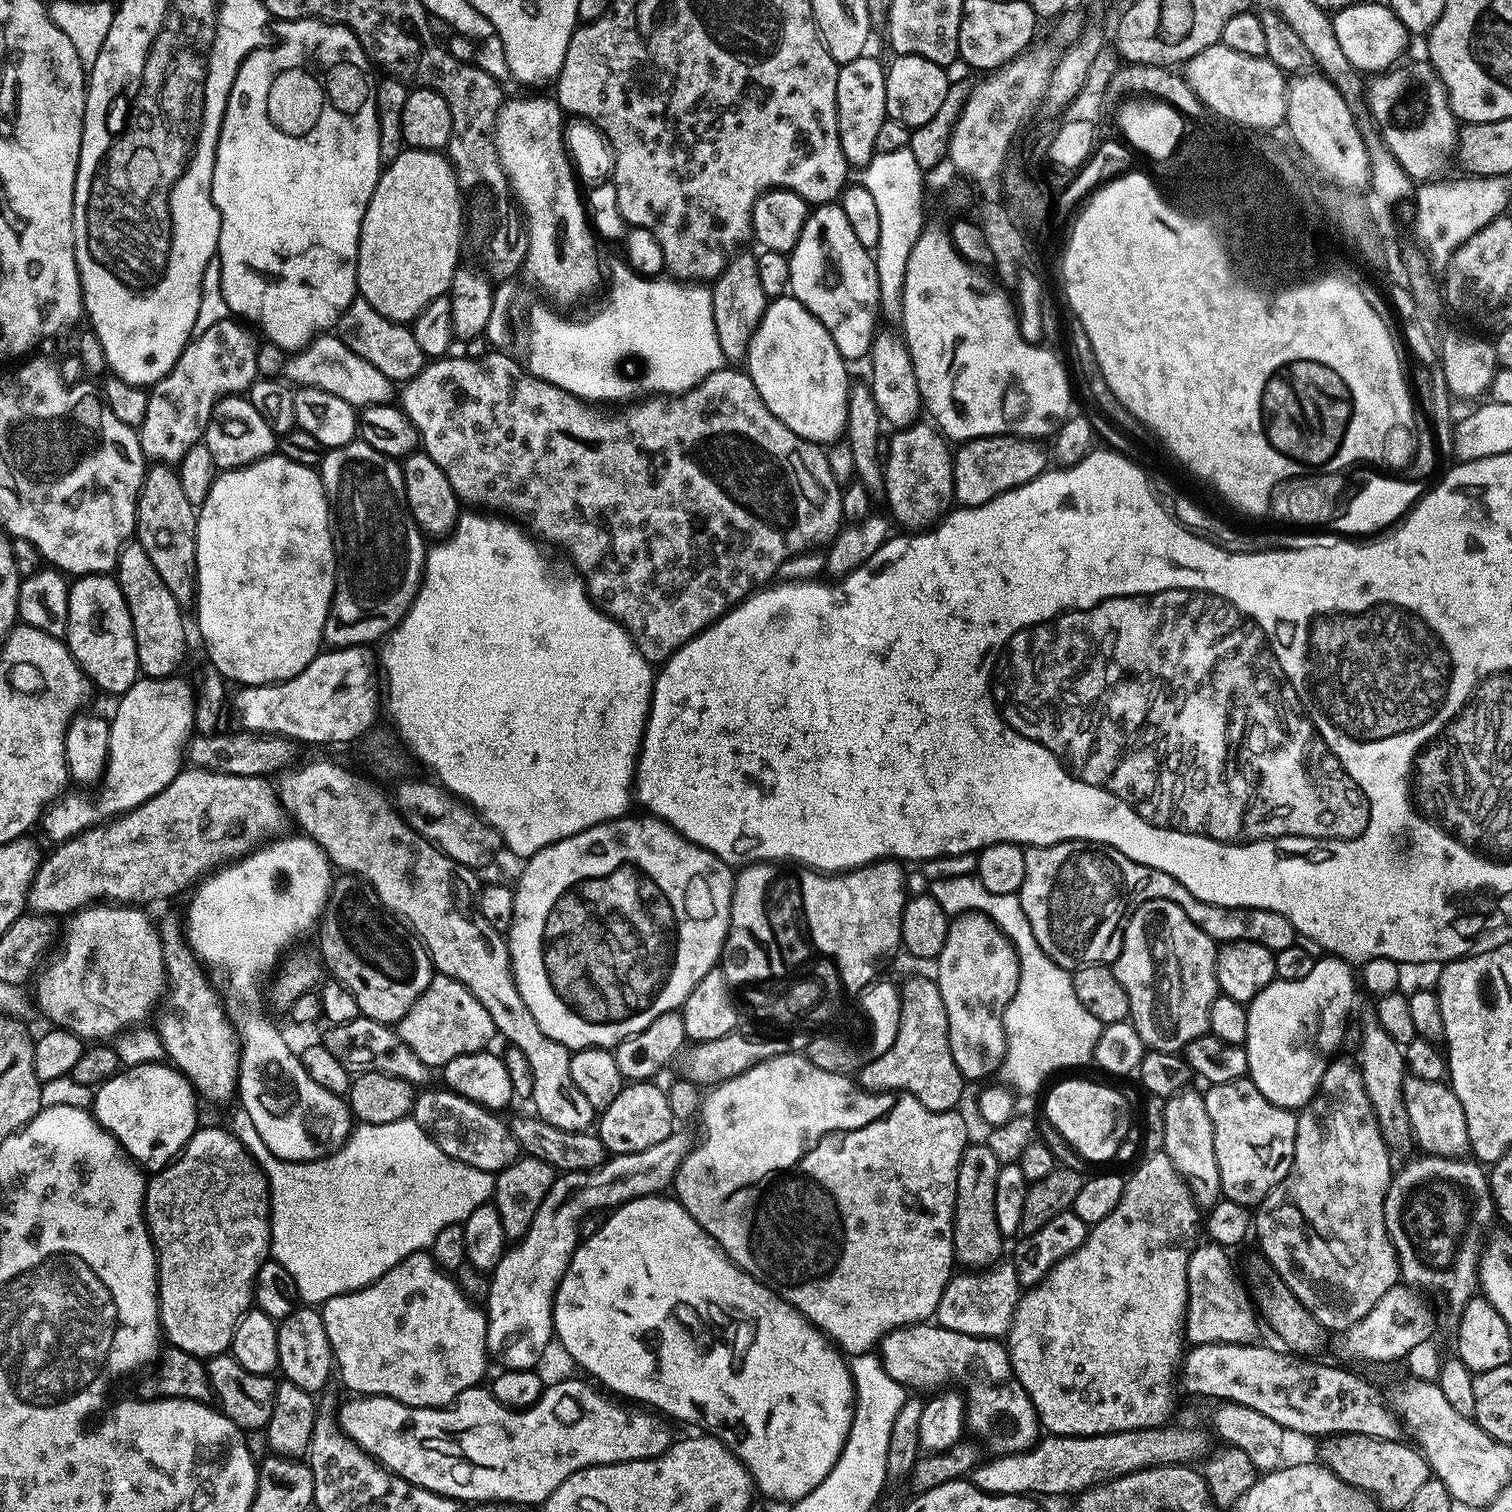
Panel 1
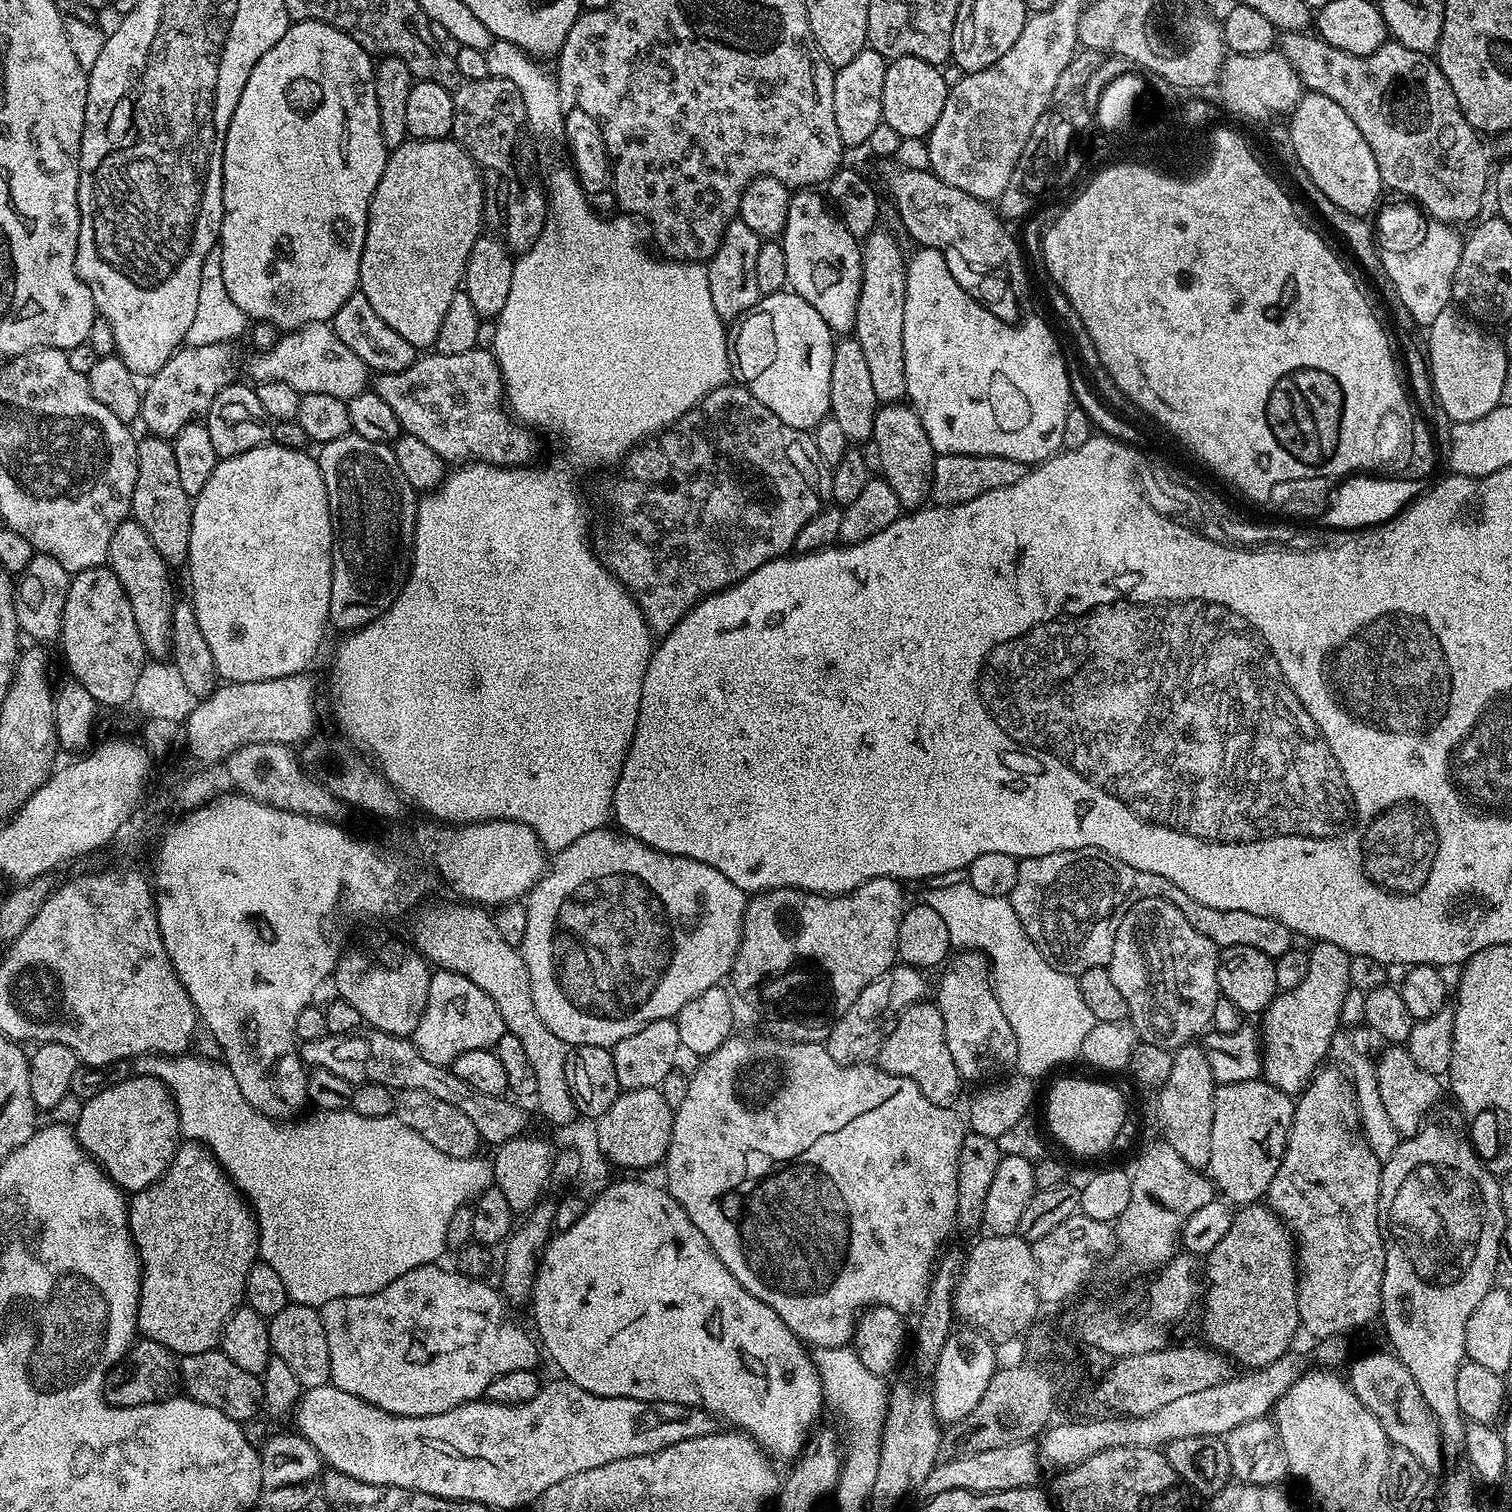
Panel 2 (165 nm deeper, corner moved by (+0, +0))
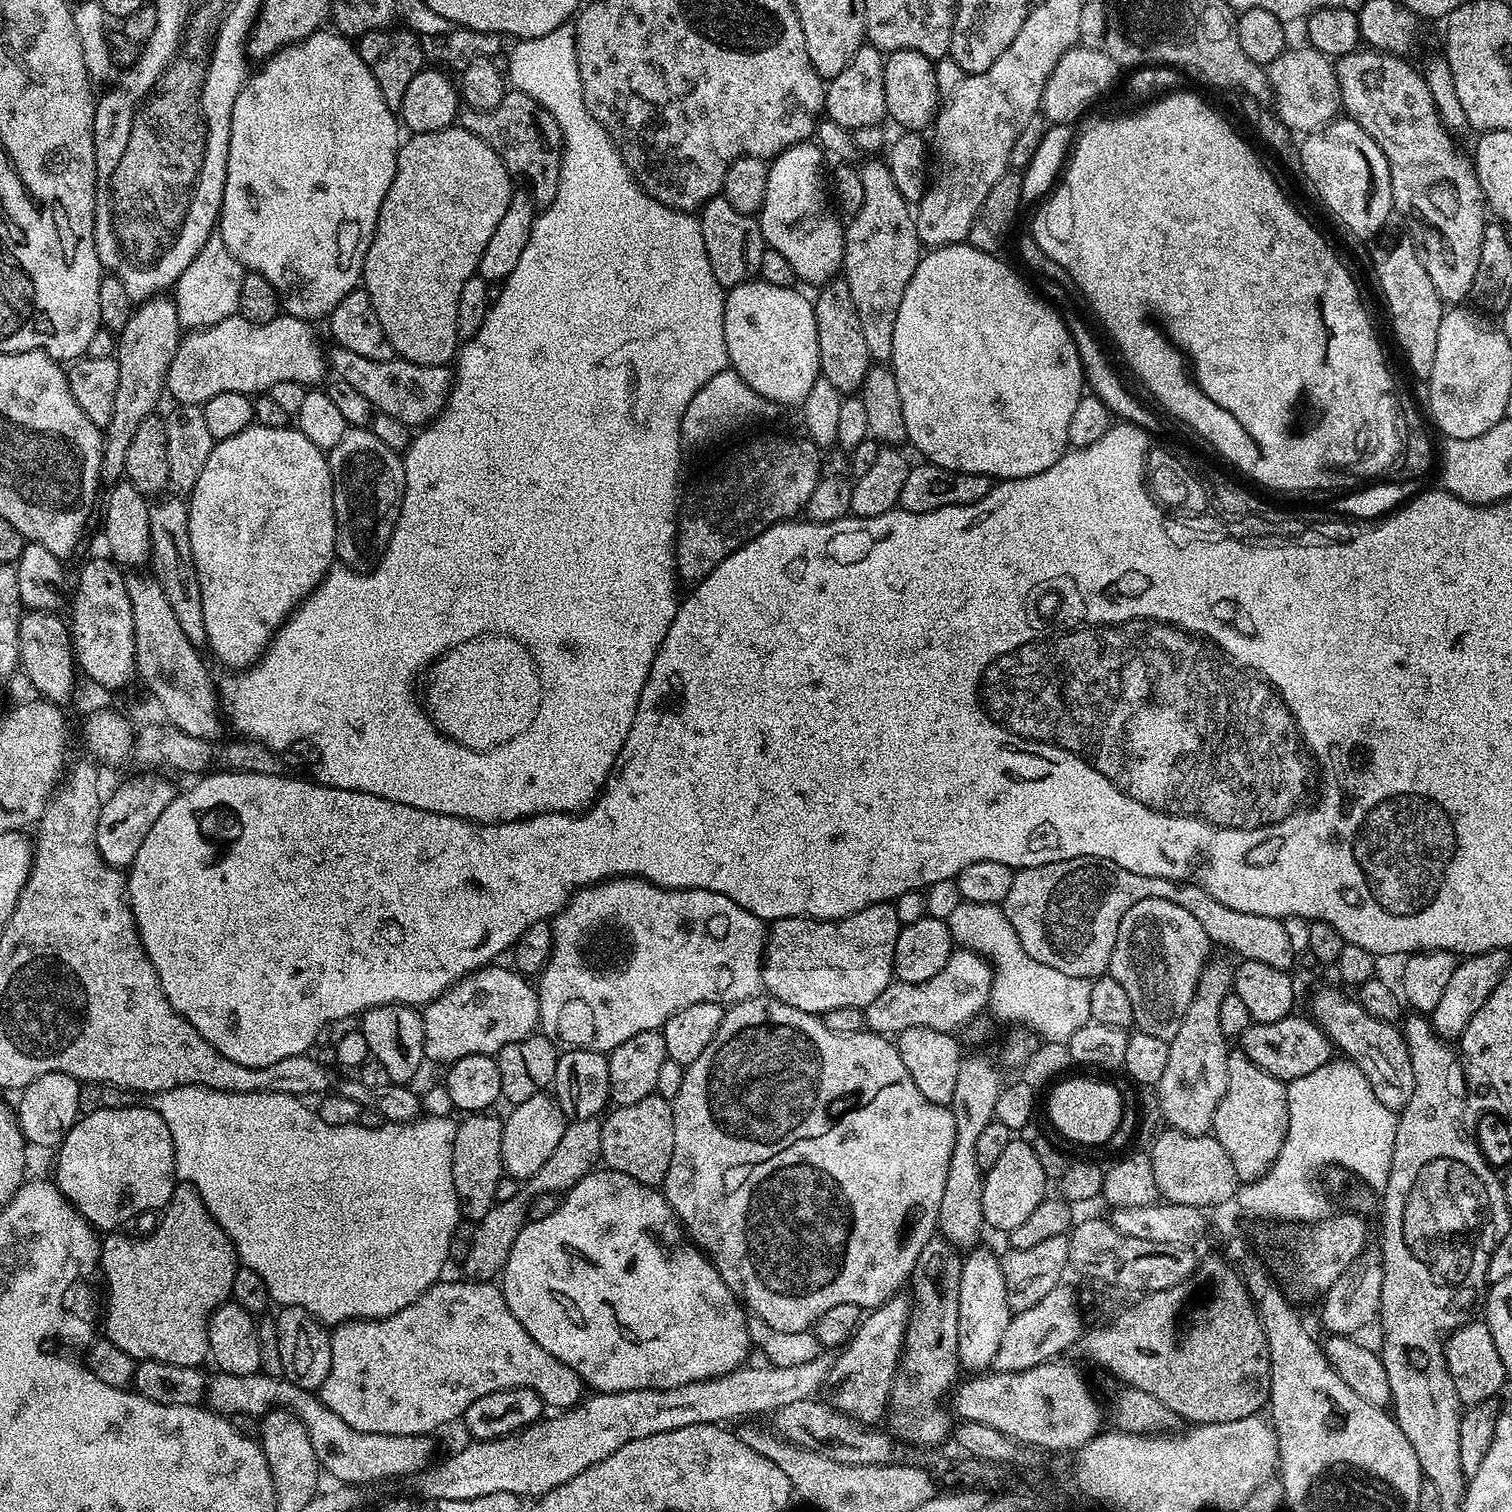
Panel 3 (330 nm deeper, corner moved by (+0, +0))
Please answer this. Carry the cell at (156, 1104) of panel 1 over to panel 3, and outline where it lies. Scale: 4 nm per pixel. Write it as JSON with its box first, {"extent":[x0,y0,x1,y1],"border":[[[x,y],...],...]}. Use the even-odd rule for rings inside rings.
{"extent":[54,1106,178,1234],"border":[[[151,1106],[120,1107],[103,1108],[81,1115],[58,1147],[60,1157],[56,1160],[54,1183],[68,1199],[68,1203],[77,1208],[80,1217],[100,1234],[112,1234],[123,1229],[120,1227],[127,1220],[132,1220],[143,1212],[163,1210],[170,1202],[172,1191],[178,1183],[174,1146],[166,1122],[162,1122],[156,1109]]]}

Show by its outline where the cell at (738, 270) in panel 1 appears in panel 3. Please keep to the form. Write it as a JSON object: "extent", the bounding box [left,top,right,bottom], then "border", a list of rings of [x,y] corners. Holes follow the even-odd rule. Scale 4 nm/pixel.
{"extent":[698,194,766,289],"border":[[[721,194],[704,203],[704,207],[699,209],[698,219],[705,239],[706,258],[723,289],[745,284],[759,273],[766,245],[760,221],[755,215],[747,216],[734,210],[734,206],[730,206]]]}

